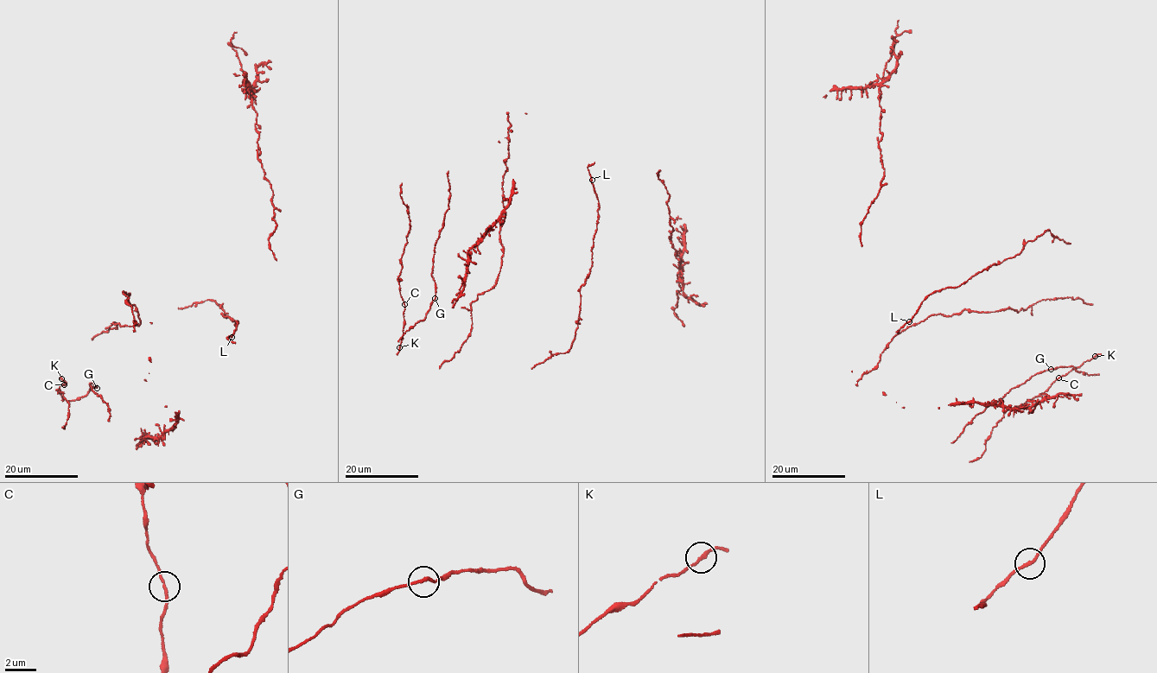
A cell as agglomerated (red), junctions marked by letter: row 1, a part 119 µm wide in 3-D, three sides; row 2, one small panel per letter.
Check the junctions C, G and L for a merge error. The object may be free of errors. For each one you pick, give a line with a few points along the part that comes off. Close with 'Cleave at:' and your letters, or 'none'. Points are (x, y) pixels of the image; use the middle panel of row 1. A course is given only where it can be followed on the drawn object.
Cleave at: none

